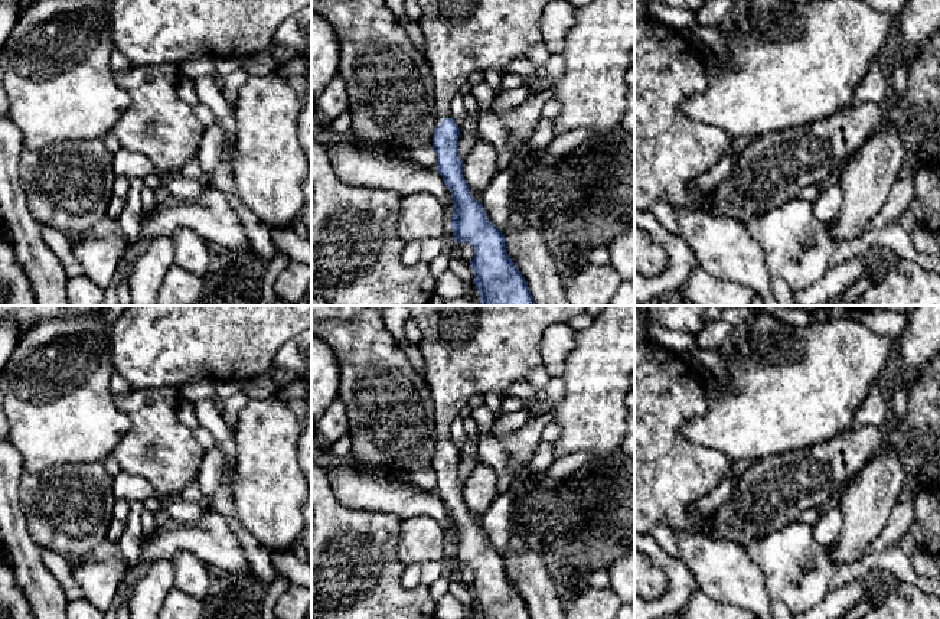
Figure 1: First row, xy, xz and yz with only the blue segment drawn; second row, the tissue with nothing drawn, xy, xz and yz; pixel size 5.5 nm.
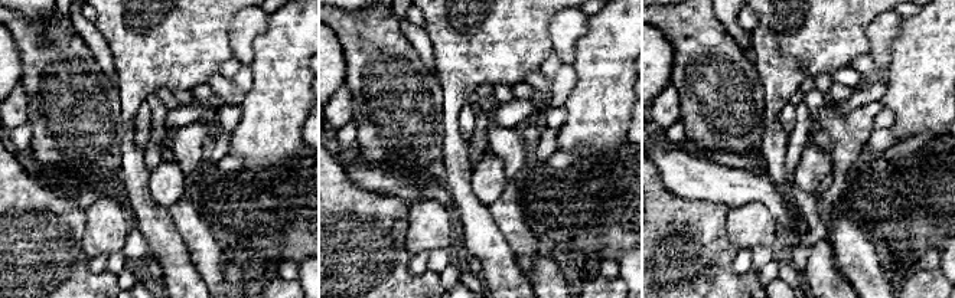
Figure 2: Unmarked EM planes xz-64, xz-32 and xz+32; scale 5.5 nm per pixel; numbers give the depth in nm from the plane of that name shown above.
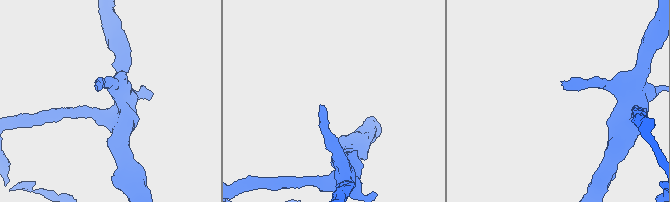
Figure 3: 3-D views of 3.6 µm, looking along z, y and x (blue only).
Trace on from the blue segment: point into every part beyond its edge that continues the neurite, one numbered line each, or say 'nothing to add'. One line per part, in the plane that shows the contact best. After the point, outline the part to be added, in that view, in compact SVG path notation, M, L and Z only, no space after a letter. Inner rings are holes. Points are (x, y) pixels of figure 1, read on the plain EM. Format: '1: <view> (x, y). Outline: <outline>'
1: xz (467, 349). Outline: M408 306L411 319L422 332L417 343L425 365L424 379L434 401L437 450L443 442L451 442L451 423L476 394L509 394L513 384L526 381L528 375L542 366L539 341L555 323L585 313L587 306Z

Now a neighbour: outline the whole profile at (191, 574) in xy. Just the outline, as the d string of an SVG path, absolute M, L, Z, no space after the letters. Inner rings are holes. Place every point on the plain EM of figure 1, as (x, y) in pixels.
M180 550L172 558L174 587L199 600L205 599L209 590L208 566L190 551Z

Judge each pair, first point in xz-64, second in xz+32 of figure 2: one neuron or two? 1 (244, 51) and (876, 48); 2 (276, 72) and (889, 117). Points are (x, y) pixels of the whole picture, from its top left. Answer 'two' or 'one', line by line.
1: one
2: two

